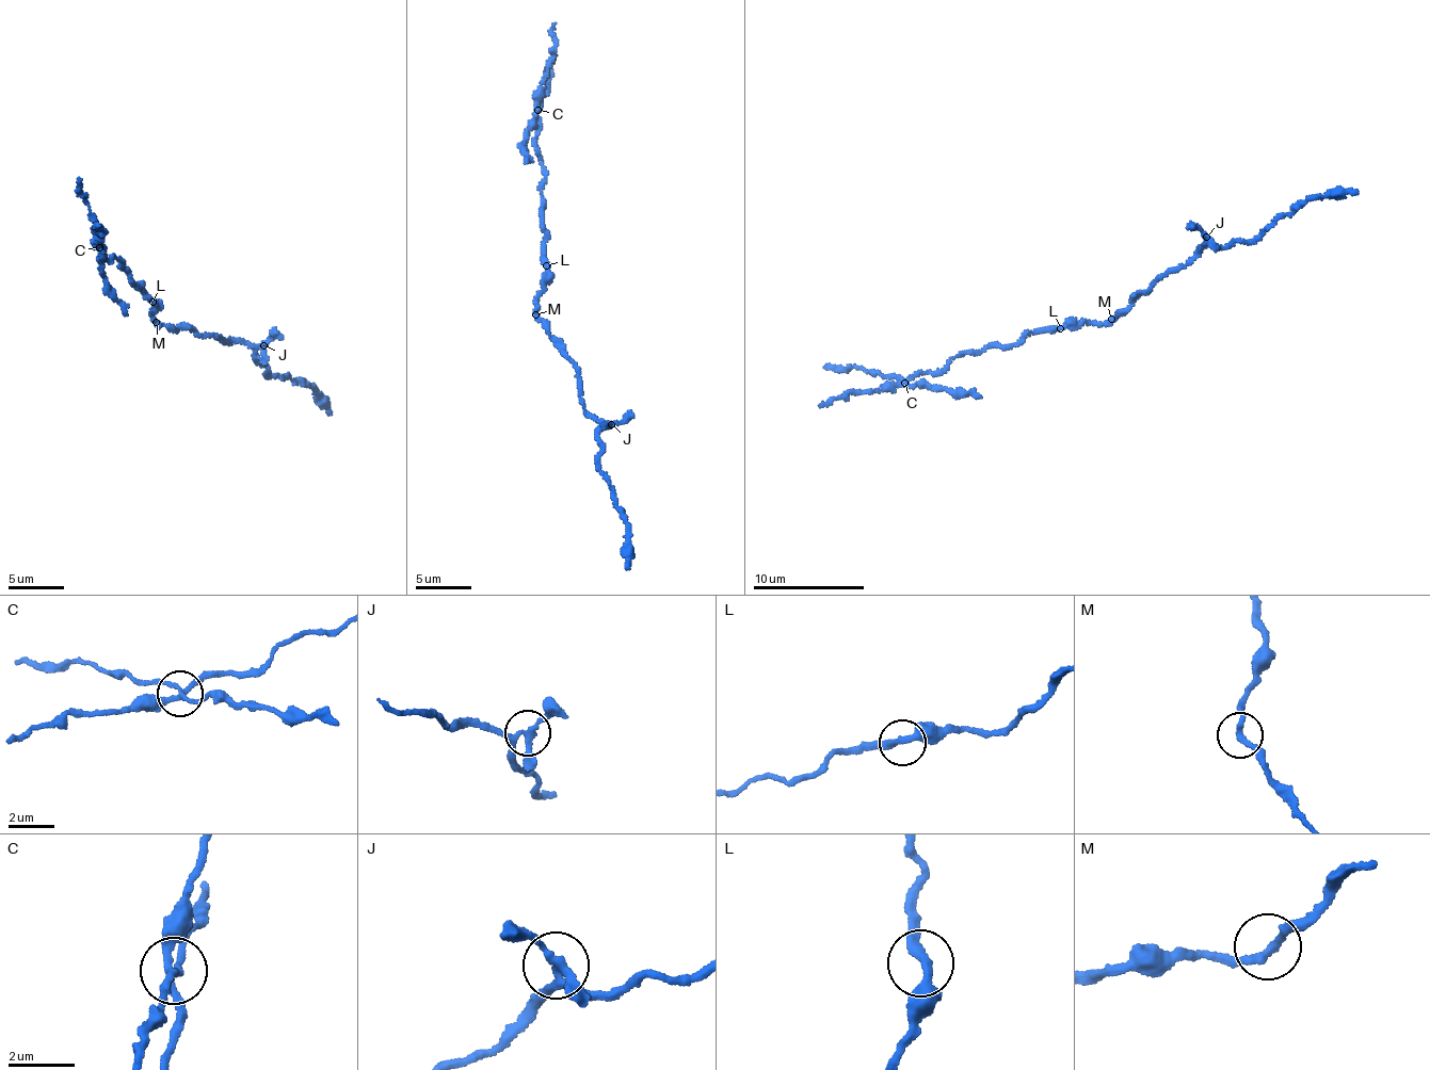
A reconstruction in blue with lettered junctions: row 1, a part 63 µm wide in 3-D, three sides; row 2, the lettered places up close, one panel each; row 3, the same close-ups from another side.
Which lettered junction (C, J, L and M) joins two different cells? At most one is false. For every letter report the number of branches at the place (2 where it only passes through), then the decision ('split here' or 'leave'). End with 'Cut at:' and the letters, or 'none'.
C: 4 branches meet; split here
J: 4 branches meet; leave
L: 2 branches meet; leave
M: 2 branches meet; leave
Cut at: C

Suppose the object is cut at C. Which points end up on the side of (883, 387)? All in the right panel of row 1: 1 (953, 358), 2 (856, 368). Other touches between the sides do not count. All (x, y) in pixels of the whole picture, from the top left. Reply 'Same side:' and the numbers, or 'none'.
Same side: 1

